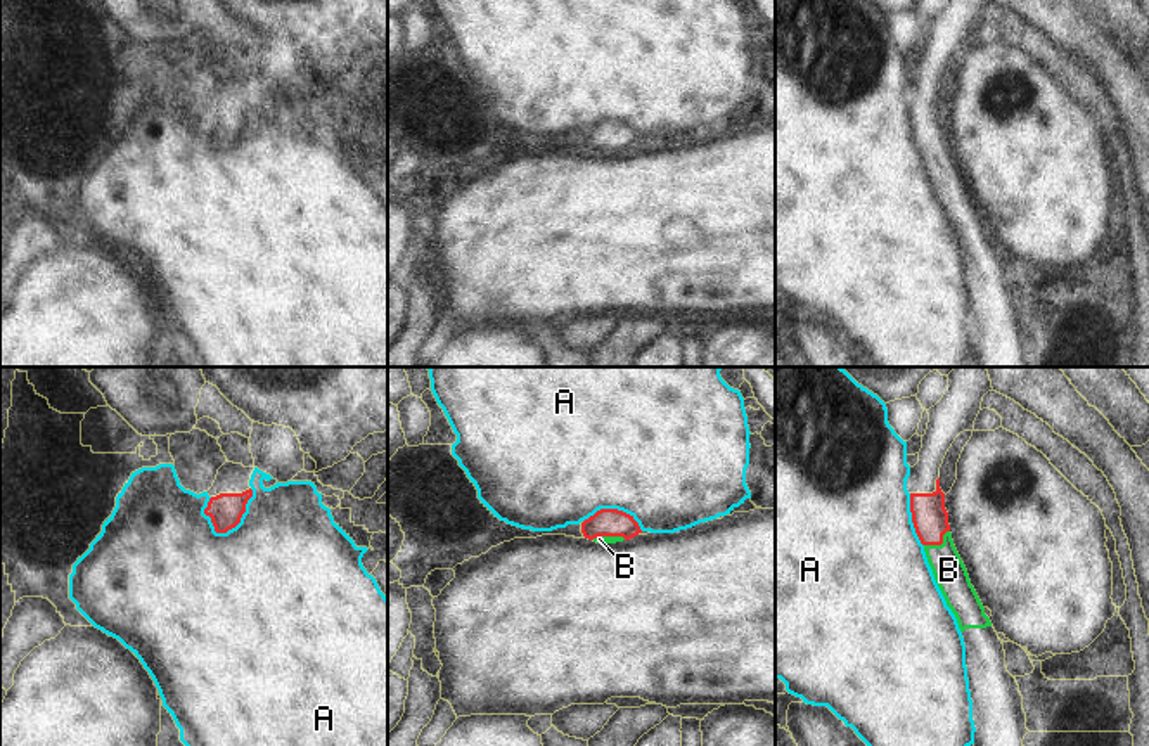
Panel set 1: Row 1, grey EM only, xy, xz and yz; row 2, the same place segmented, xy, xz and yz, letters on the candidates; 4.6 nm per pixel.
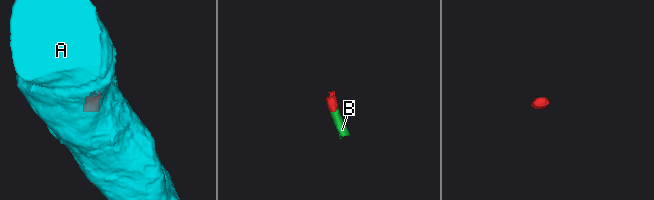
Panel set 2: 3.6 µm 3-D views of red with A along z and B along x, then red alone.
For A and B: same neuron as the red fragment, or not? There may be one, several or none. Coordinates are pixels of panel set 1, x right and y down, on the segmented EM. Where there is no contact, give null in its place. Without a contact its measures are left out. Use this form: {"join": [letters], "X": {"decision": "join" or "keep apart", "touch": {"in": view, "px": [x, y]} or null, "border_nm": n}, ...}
{"join": ["B"], "A": {"decision": "keep apart", "touch": {"in": "xy", "px": [241, 516]}, "border_nm": 280}, "B": {"decision": "join", "touch": {"in": "xz", "px": [609, 535]}, "border_nm": 160}}

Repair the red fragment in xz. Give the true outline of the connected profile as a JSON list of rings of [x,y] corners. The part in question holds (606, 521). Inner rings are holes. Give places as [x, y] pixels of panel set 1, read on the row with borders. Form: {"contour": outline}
{"contour": [[[600,509],[581,523],[585,538],[597,543],[616,543],[642,533],[633,516],[618,509]]]}

